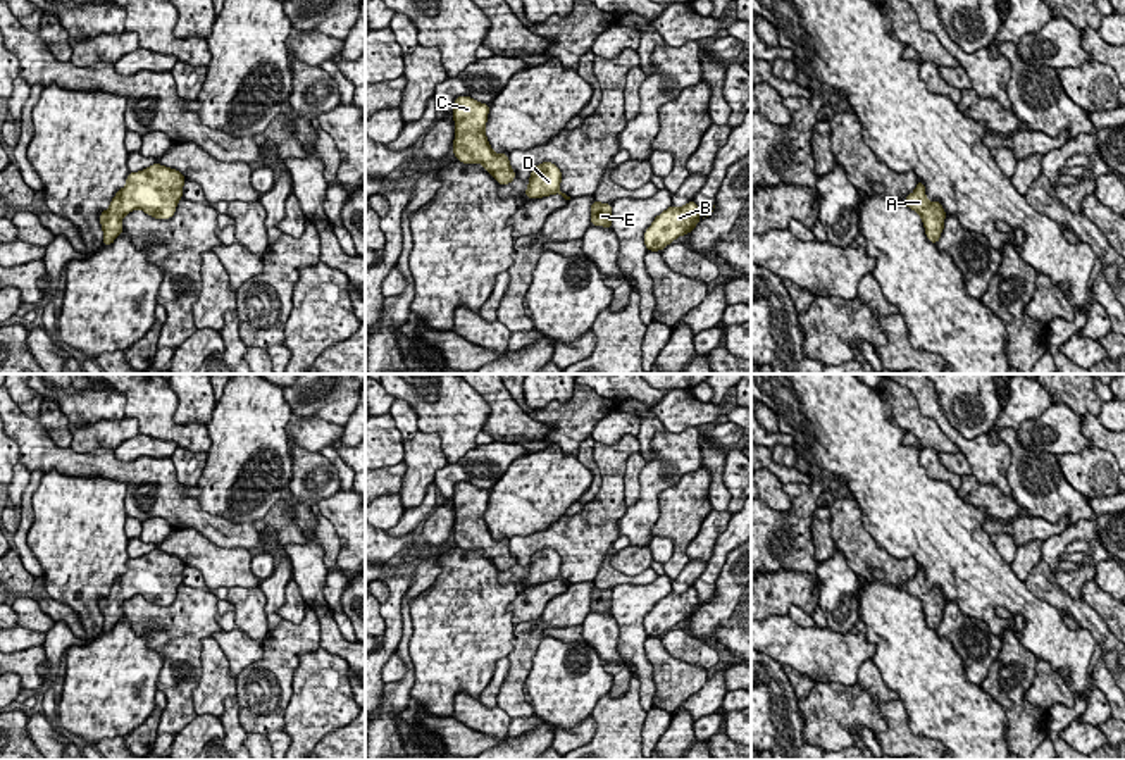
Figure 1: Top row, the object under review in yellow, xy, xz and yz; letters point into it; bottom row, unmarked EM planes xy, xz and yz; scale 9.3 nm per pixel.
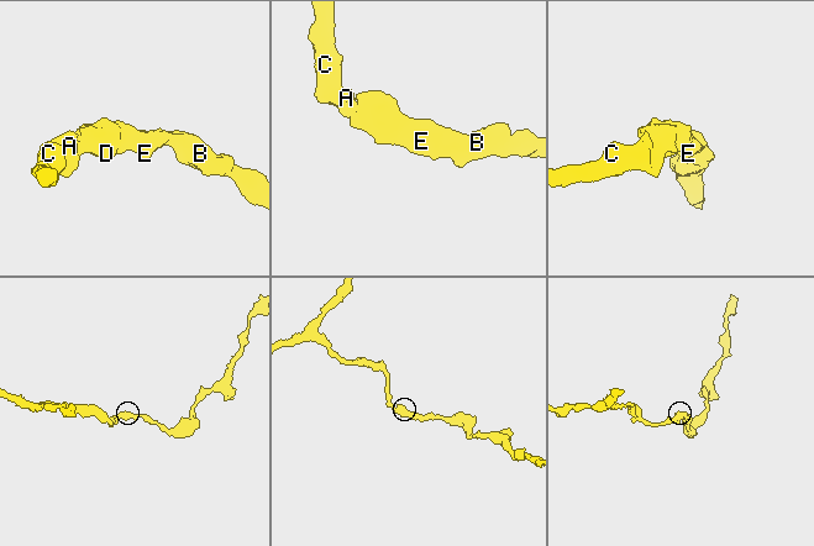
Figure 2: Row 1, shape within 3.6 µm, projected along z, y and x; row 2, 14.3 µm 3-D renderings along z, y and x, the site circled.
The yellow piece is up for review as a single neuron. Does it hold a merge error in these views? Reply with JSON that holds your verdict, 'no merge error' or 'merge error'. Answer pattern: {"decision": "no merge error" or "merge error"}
{"decision": "no merge error"}

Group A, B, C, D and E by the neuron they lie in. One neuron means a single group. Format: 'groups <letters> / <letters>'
groups A B C D E

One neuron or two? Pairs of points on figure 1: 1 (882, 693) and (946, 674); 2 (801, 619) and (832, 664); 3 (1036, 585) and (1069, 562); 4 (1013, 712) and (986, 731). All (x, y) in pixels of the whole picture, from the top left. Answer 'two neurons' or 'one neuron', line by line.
1: two neurons
2: two neurons
3: two neurons
4: two neurons

